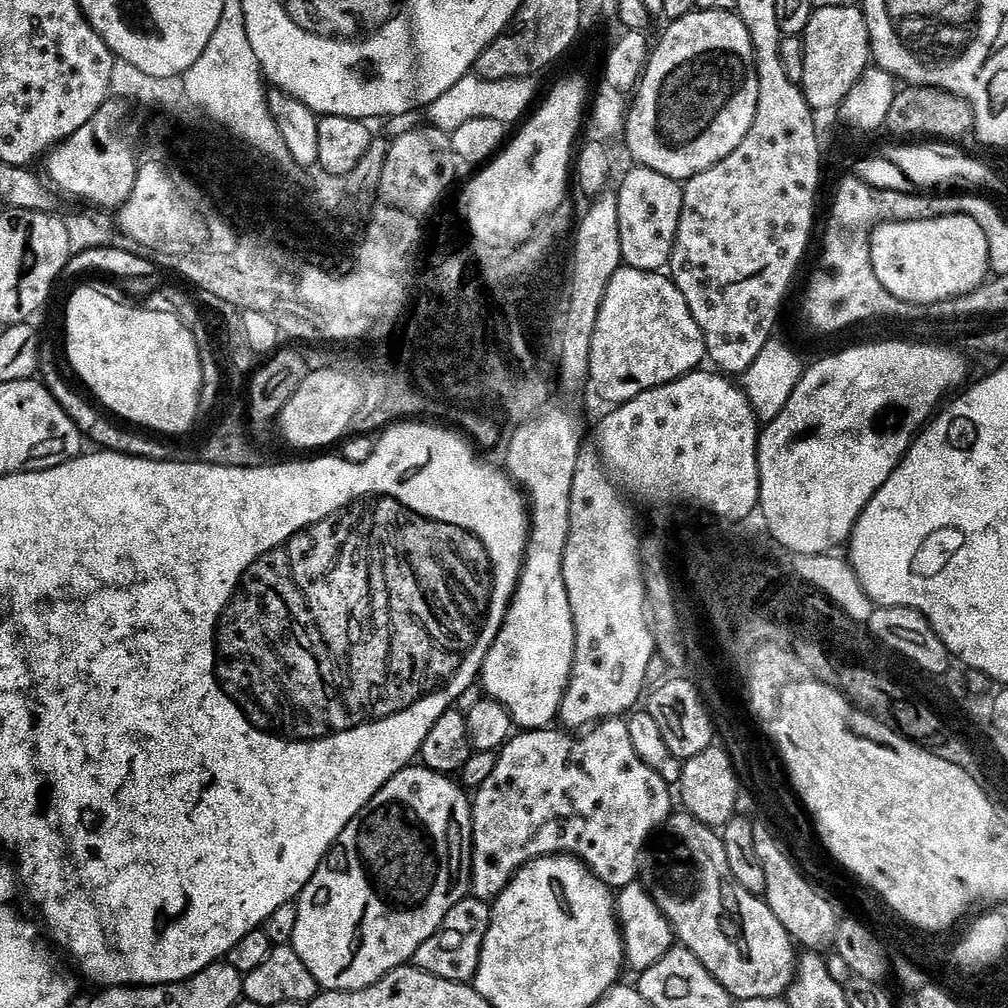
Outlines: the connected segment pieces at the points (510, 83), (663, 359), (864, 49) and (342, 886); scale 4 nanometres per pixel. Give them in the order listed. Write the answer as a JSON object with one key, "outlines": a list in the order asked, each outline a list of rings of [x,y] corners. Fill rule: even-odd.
{"outlines":[[[[475,74],[466,75],[458,82],[454,82],[454,86],[446,90],[446,94],[442,94],[435,102],[428,105],[427,123],[449,134],[458,130],[458,126],[466,126],[466,122],[474,122],[474,118],[490,118],[494,122],[502,122],[505,126],[516,123],[519,125],[529,115],[537,99],[536,82],[532,78],[484,80]],[[532,99],[534,99],[533,104]]],[[[621,266],[613,277],[610,278],[609,284],[606,286],[605,296],[602,298],[601,309],[598,310],[597,325],[594,328],[593,342],[590,346],[589,360],[589,381],[591,387],[608,403],[608,406],[619,406],[628,400],[638,398],[638,394],[654,390],[663,384],[669,384],[675,380],[680,380],[683,376],[687,376],[690,372],[695,372],[701,367],[700,363],[705,363],[706,353],[704,350],[704,339],[702,338],[702,330],[698,330],[698,322],[694,322],[694,314],[690,314],[690,306],[686,306],[686,298],[682,298],[682,290],[678,290],[678,286],[667,275],[660,272],[643,272],[637,268]]],[[[859,7],[815,9],[802,37],[804,43],[804,69],[798,75],[804,98],[813,110],[839,109],[850,94],[854,82],[870,66],[868,27]]],[[[409,766],[401,768],[398,774],[390,778],[370,798],[370,802],[354,817],[342,830],[342,834],[332,845],[332,851],[328,853],[326,859],[320,863],[310,882],[304,887],[304,891],[298,897],[296,909],[298,910],[298,926],[294,926],[294,938],[291,946],[306,962],[306,970],[314,974],[314,978],[320,983],[321,989],[330,992],[357,992],[363,988],[368,988],[371,984],[376,984],[383,976],[393,972],[395,968],[405,967],[411,961],[412,955],[442,926],[442,918],[450,914],[450,910],[458,902],[462,902],[471,893],[472,890],[472,800],[469,793],[463,787],[456,784],[451,775],[443,772],[435,772],[423,766]]]]}

